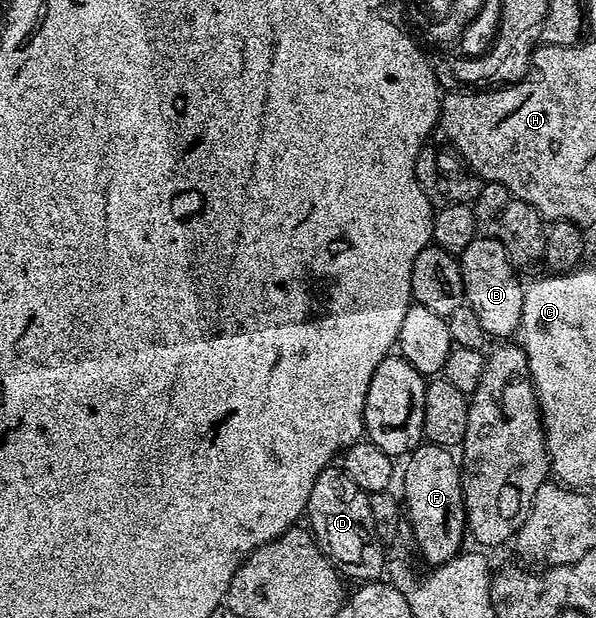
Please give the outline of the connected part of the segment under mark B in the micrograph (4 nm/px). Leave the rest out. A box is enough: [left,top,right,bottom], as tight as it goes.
[459,236,523,340]

